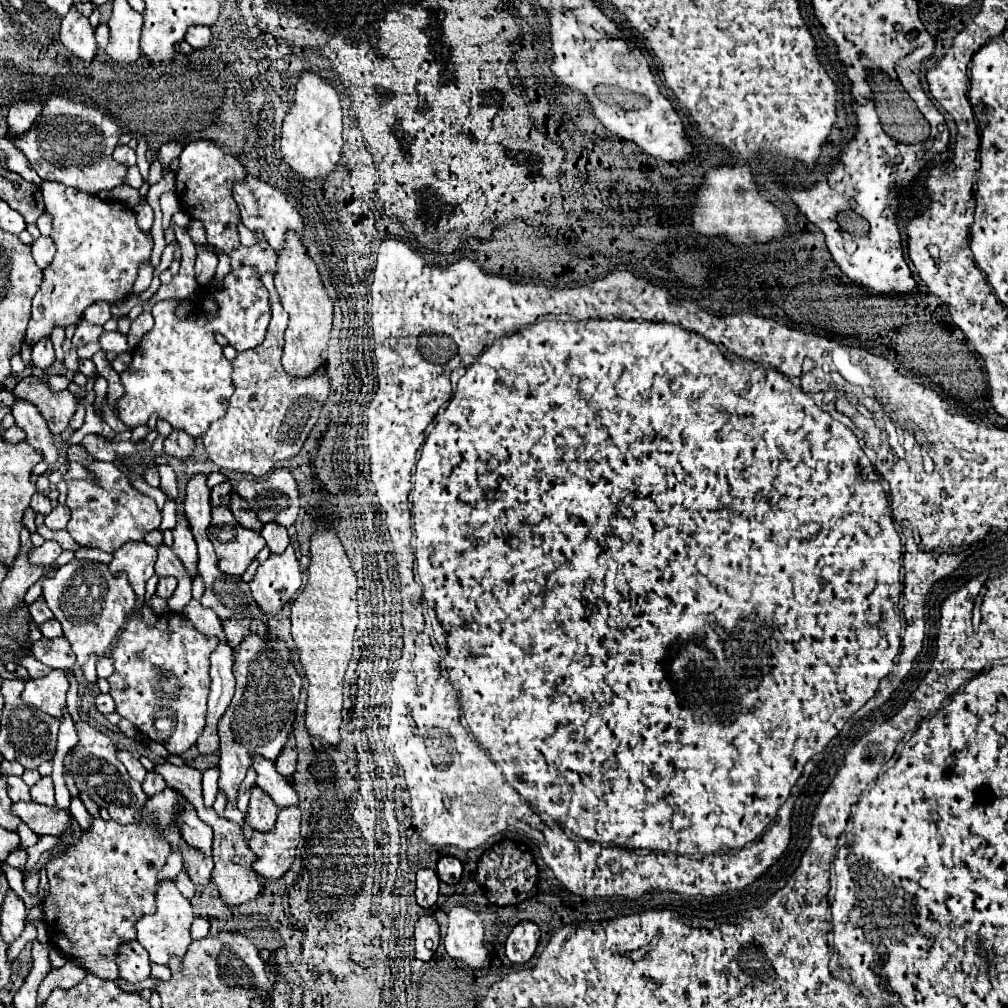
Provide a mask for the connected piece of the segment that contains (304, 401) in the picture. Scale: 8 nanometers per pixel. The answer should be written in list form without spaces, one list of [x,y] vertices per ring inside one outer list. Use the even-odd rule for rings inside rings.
[[[273,288],[269,292],[271,322],[267,336],[259,346],[239,352],[233,360],[235,392],[229,398],[227,414],[213,422],[203,436],[205,450],[219,468],[247,472],[257,478],[271,472],[275,462],[293,458],[301,450],[329,394],[329,382],[303,382],[301,378],[289,378],[285,374],[281,366],[285,312],[277,292]]]

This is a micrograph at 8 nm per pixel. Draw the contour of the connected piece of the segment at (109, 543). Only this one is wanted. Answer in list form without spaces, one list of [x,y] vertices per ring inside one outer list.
[[[95,460],[87,468],[97,478],[97,482],[93,482],[93,480],[69,480],[67,482],[67,486],[69,486],[67,506],[71,508],[71,520],[67,524],[67,532],[73,536],[73,540],[77,544],[93,546],[93,548],[99,548],[99,550],[105,550],[105,552],[115,552],[125,542],[129,542],[129,540],[143,540],[145,532],[151,532],[151,530],[159,528],[161,512],[159,512],[155,500],[149,498],[149,496],[139,494],[131,486],[129,478],[119,468],[115,468],[115,464],[111,464],[111,462],[97,462]]]

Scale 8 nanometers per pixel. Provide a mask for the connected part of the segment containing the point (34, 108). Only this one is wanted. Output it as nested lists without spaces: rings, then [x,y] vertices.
[[[19,102],[19,104],[11,106],[9,116],[7,116],[9,130],[17,136],[23,136],[25,132],[29,132],[33,128],[33,122],[39,114],[41,114],[39,102]]]

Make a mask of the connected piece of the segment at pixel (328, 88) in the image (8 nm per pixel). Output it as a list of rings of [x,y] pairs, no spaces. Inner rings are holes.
[[[305,74],[297,82],[297,94],[295,104],[291,106],[289,114],[283,120],[281,128],[281,152],[283,160],[289,164],[291,170],[301,174],[303,178],[327,178],[337,168],[337,162],[341,158],[341,104],[339,94],[331,84],[327,84],[317,74]]]

